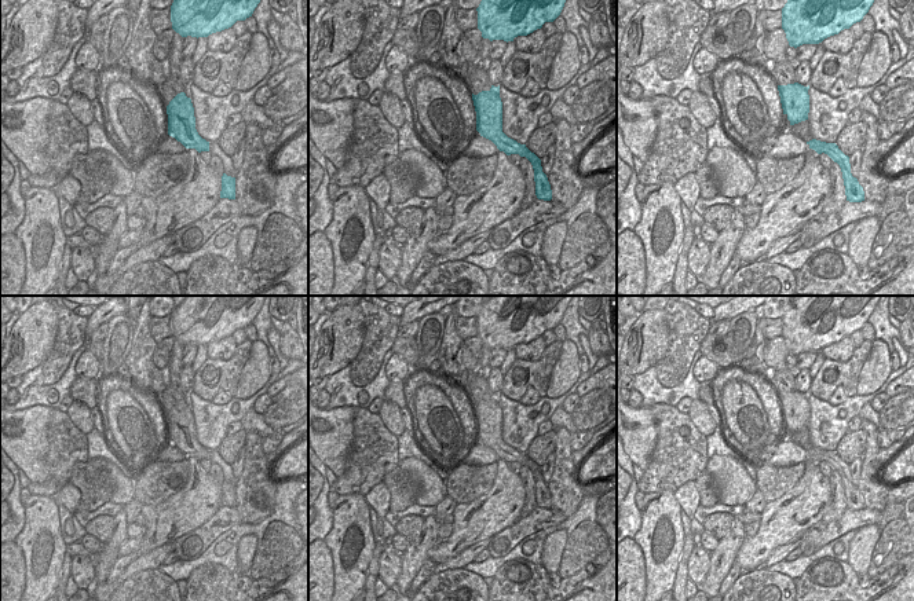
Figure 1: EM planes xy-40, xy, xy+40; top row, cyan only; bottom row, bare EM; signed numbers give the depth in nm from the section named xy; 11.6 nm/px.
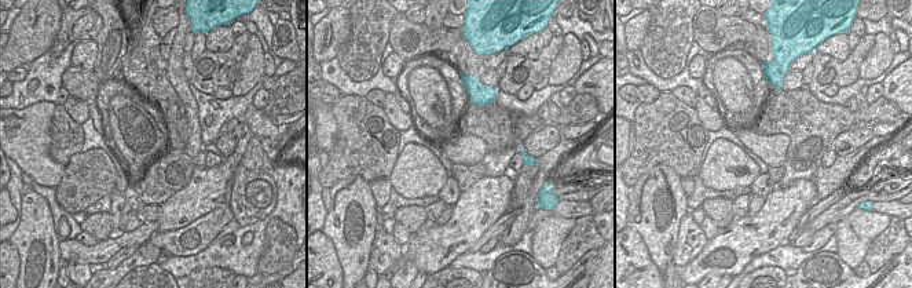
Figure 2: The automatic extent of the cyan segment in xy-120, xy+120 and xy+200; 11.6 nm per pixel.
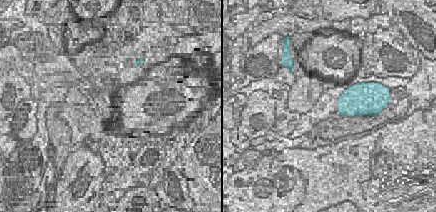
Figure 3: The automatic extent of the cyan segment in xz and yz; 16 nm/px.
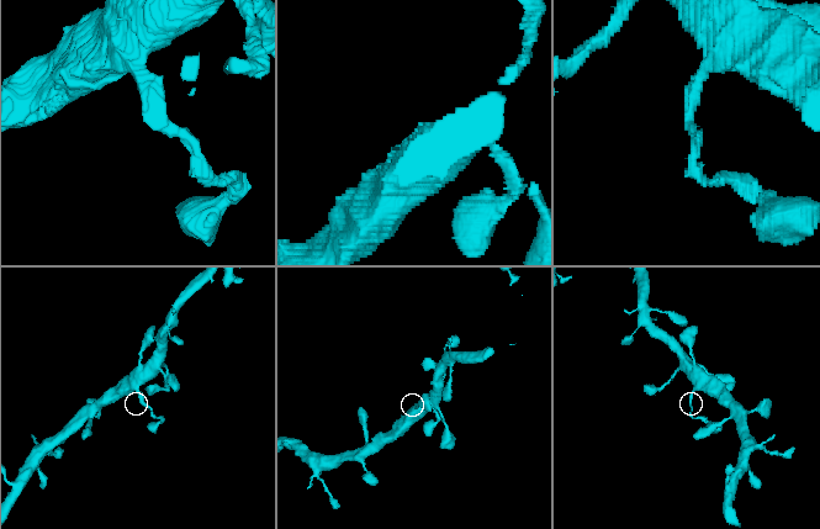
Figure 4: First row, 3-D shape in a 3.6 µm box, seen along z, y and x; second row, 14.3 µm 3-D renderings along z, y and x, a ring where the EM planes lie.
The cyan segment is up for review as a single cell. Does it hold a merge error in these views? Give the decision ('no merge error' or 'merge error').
merge error

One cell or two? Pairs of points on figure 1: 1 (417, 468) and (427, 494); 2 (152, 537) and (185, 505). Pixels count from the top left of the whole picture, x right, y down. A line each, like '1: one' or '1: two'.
1: one
2: one

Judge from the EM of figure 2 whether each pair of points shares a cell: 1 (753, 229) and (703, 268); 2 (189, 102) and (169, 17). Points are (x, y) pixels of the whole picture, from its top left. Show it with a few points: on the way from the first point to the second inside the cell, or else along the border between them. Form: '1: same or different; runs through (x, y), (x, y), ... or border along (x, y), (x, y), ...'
1: same; runs through (740, 241), (715, 259)
2: different; border along (179, 14), (176, 28)

